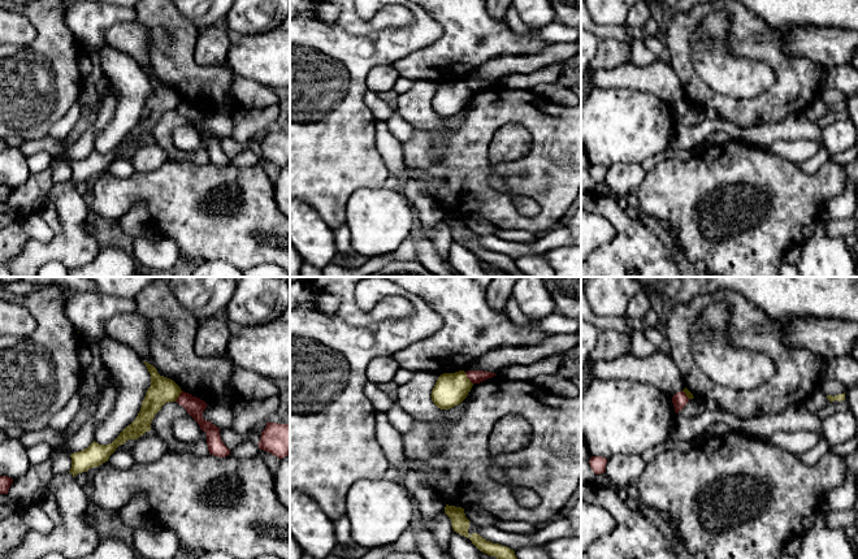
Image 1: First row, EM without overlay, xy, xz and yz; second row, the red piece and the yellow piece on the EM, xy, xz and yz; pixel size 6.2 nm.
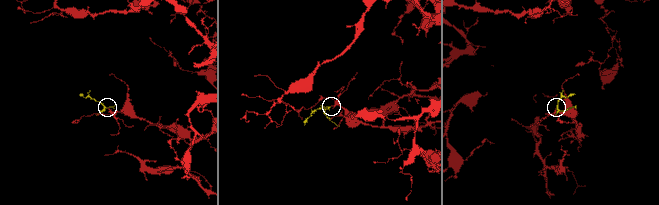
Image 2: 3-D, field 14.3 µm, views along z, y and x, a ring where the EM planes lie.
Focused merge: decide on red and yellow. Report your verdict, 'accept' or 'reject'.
reject

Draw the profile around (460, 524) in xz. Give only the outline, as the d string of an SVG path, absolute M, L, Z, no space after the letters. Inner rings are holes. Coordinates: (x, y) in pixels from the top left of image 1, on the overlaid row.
M446 504L445 514L450 517L454 532L469 538L471 521L465 517L464 508Z

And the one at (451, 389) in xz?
M464 370L443 373L438 377L430 396L438 408L450 410L467 398L472 386Z

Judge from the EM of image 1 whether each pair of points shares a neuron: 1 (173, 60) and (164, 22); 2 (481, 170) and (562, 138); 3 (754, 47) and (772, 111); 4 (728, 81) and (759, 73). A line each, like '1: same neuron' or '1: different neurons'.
1: same neuron
2: same neuron
3: same neuron
4: same neuron

